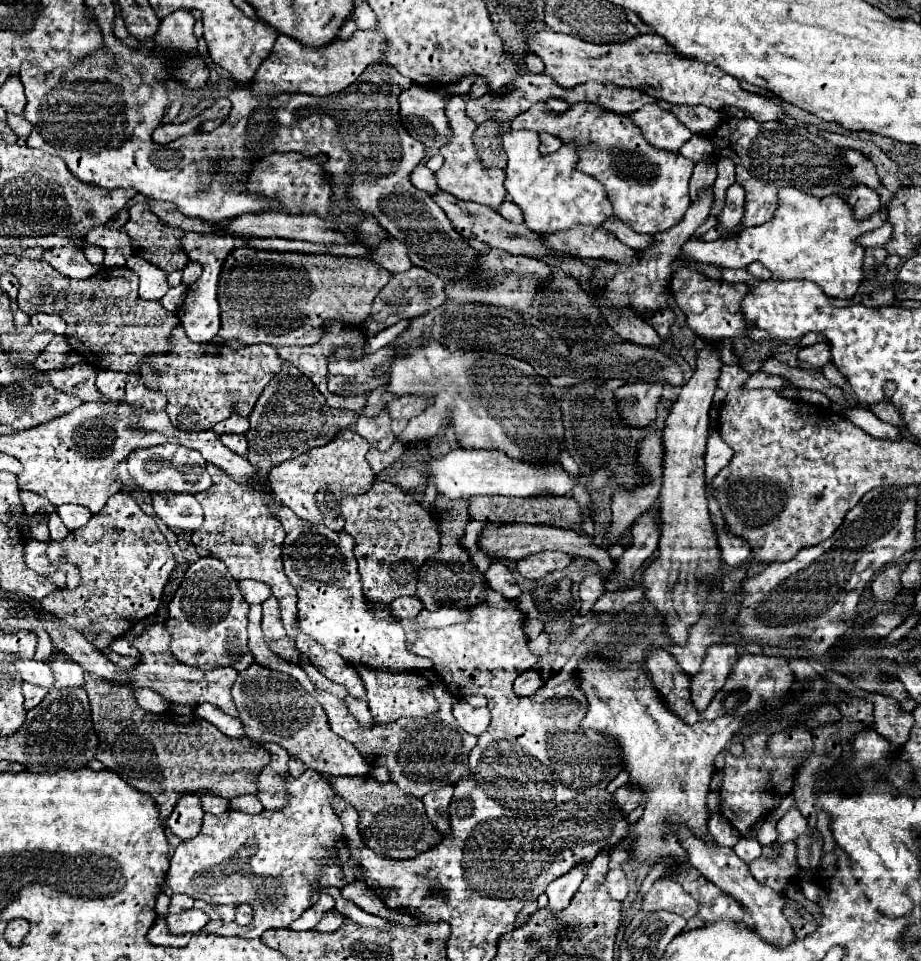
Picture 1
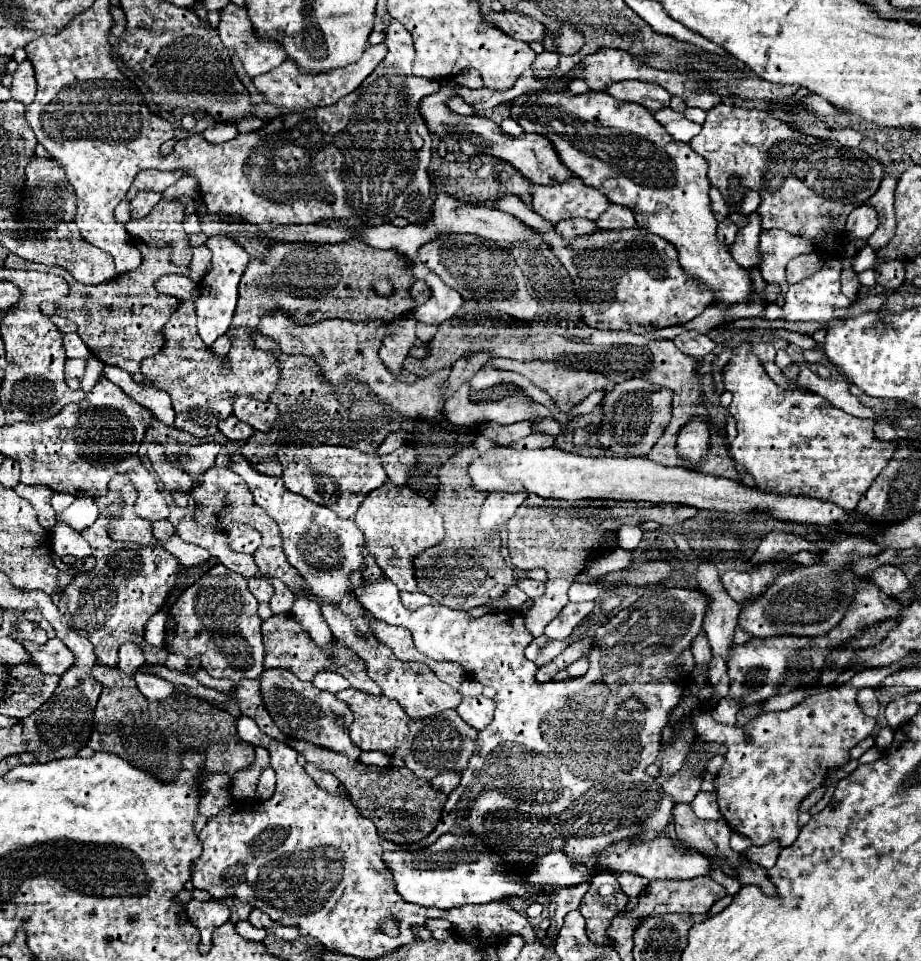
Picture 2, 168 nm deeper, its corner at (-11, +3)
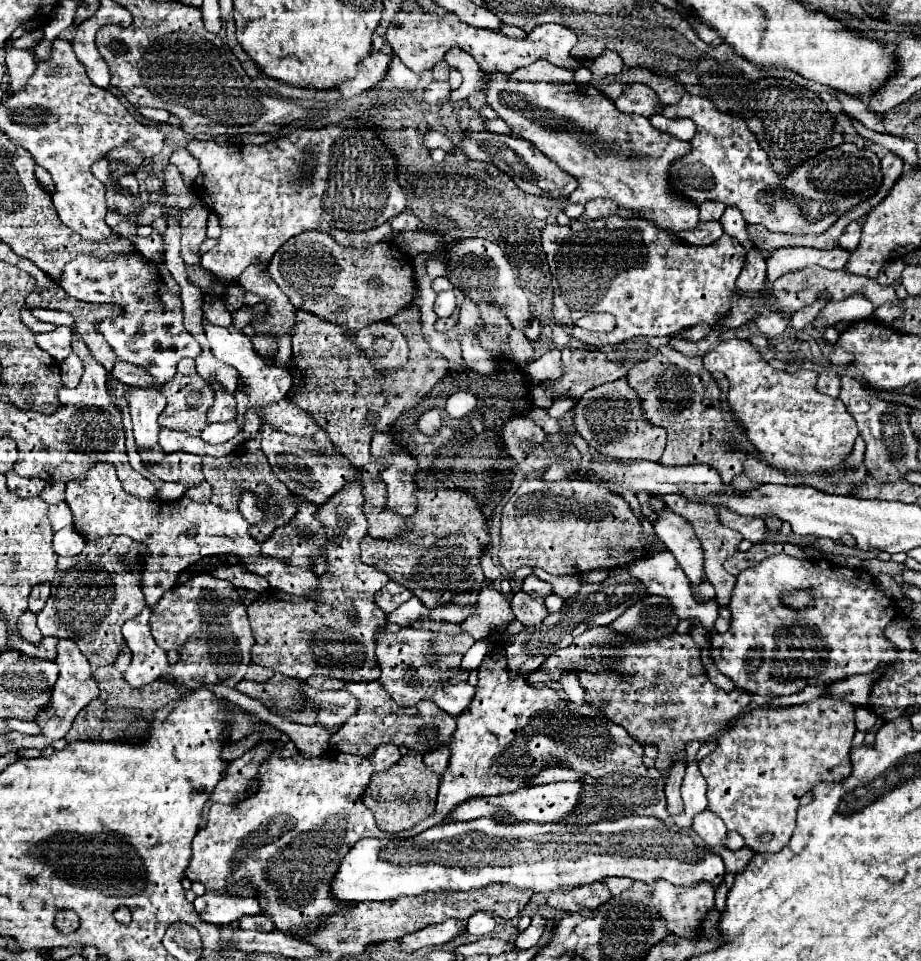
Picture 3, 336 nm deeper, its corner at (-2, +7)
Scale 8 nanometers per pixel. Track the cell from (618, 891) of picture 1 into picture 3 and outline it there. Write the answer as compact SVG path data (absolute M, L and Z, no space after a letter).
M606 878L604 884L610 888L610 892L612 892L614 896L618 896L618 894L622 894L624 890L630 888L632 880L630 880L630 878Z

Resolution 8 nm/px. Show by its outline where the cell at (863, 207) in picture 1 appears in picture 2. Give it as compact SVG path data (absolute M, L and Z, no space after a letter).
M859 206L849 214L845 232L847 232L847 236L853 234L853 238L857 238L857 240L867 240L875 232L877 226L879 226L877 210L871 206Z

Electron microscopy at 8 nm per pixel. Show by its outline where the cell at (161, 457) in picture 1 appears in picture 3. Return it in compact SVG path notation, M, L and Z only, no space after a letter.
M236 422L211 423L201 432L200 437L209 444L219 444L234 438L238 432Z

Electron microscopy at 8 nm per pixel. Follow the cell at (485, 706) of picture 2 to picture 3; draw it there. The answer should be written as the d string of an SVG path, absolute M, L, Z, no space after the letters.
M458 682L458 684L442 684L432 700L442 708L446 710L448 714L452 716L460 716L474 700L474 694L476 694L476 688L470 686L468 682Z

